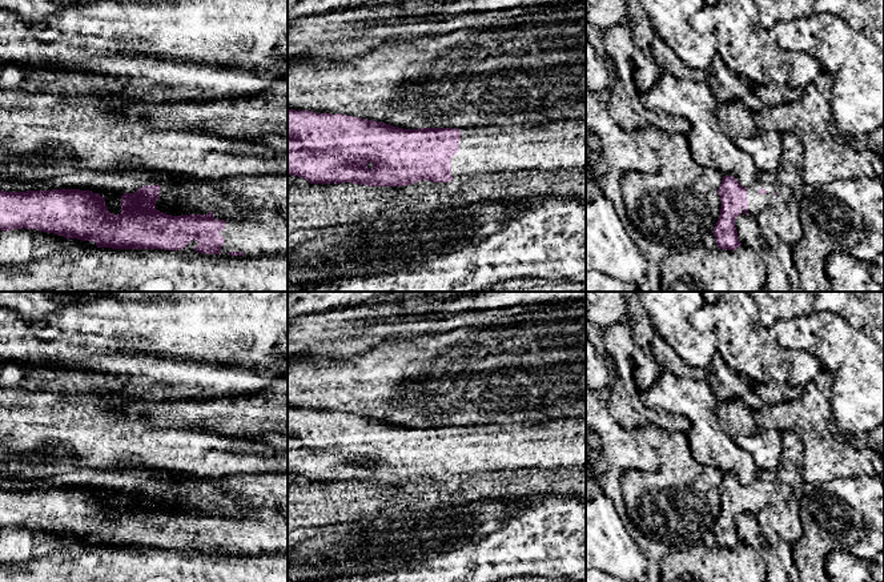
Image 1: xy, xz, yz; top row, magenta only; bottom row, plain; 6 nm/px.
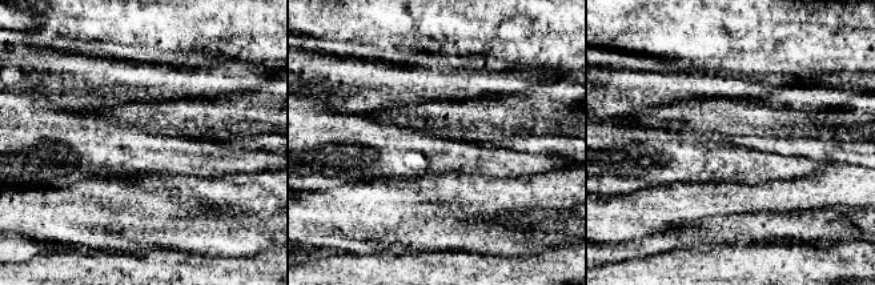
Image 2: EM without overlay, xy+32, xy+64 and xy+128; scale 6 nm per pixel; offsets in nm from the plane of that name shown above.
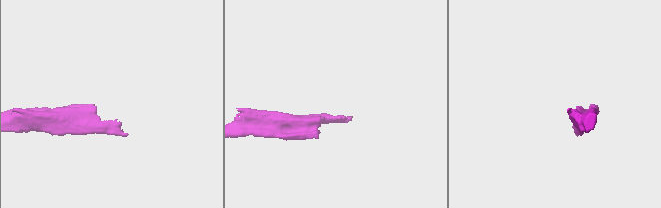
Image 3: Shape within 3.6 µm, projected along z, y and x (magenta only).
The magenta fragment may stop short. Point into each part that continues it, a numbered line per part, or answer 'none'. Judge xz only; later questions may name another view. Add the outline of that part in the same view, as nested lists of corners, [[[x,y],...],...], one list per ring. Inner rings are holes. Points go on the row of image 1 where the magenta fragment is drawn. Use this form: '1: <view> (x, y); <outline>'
1: xz (561, 144); [[[567,119],[529,128],[498,125],[461,129],[459,152],[451,158],[453,180],[523,169],[586,169],[586,119]]]

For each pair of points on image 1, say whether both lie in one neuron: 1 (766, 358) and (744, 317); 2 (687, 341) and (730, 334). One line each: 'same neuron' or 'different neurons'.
1: same neuron
2: different neurons

